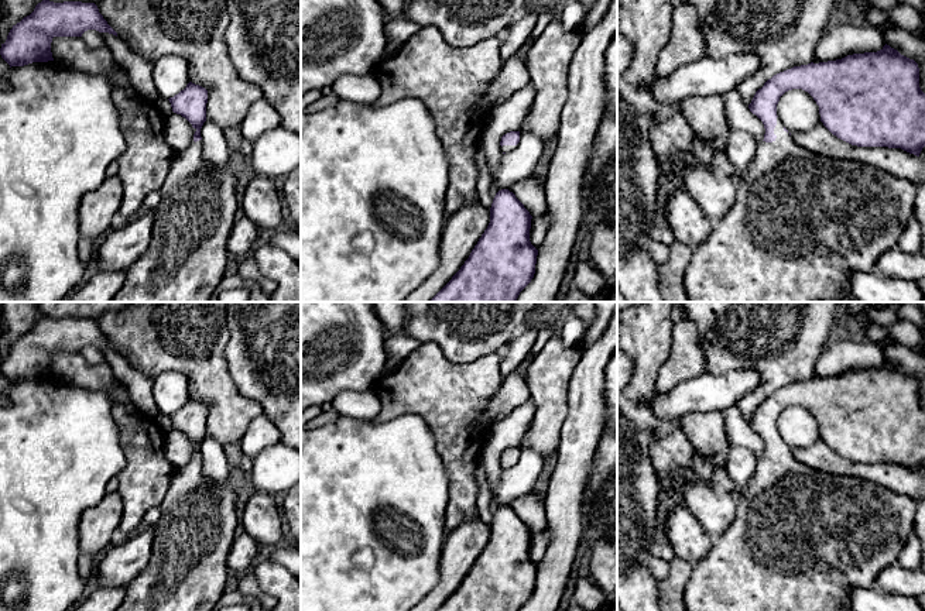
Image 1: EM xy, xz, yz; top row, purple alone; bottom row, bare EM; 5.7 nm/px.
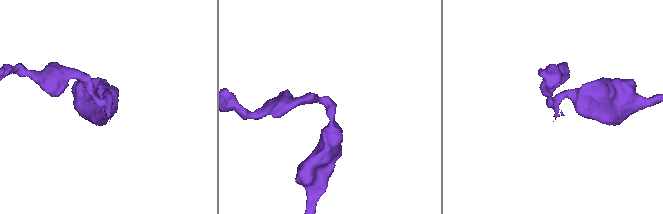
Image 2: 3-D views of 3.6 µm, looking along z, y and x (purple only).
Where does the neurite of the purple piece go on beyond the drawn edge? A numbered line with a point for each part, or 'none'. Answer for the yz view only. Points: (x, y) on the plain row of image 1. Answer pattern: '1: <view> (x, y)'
1: yz (801, 538)

